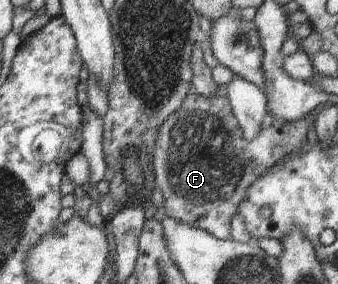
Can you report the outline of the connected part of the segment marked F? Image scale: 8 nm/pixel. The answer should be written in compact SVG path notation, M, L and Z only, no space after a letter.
M195 92L187 94L181 107L158 127L151 145L156 187L163 193L166 215L192 228L205 230L217 239L233 239L230 232L231 219L238 213L245 192L257 178L264 176L287 154L299 150L308 143L307 135L309 129L315 126L317 113L315 110L308 117L296 122L283 122L267 114L262 121L258 136L253 141L247 141L225 96L202 96Z

